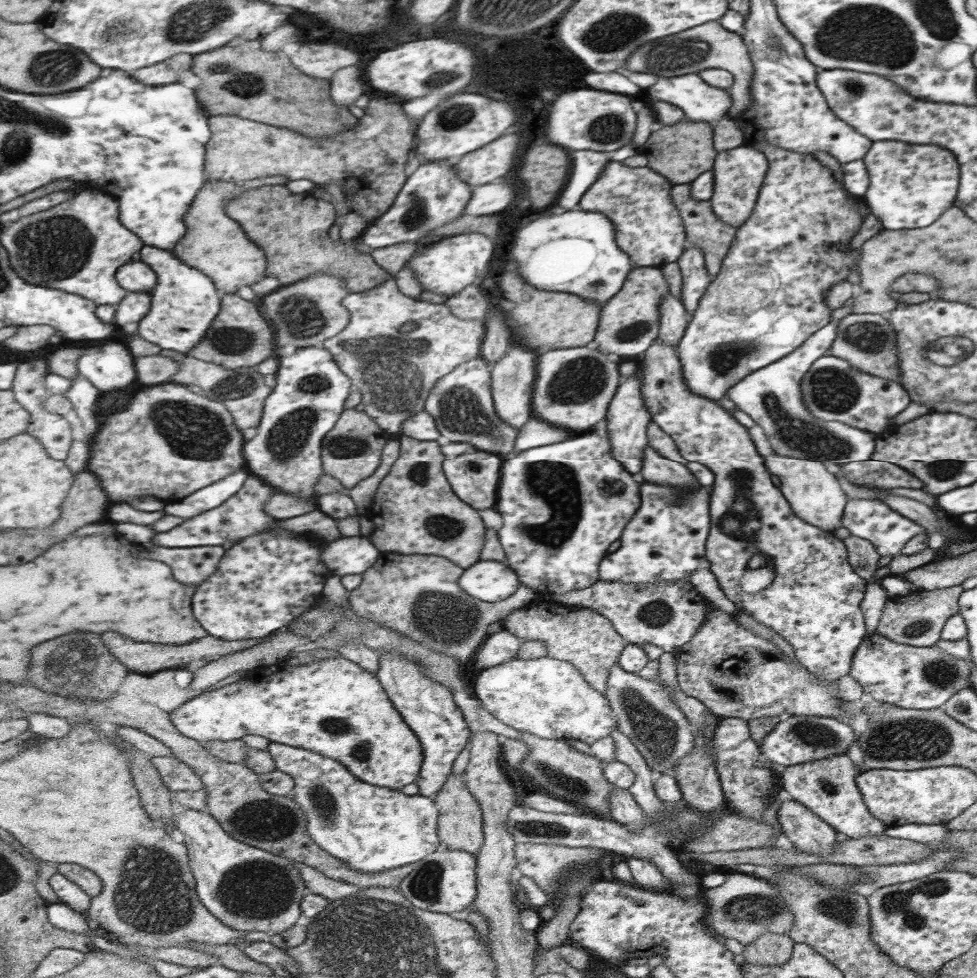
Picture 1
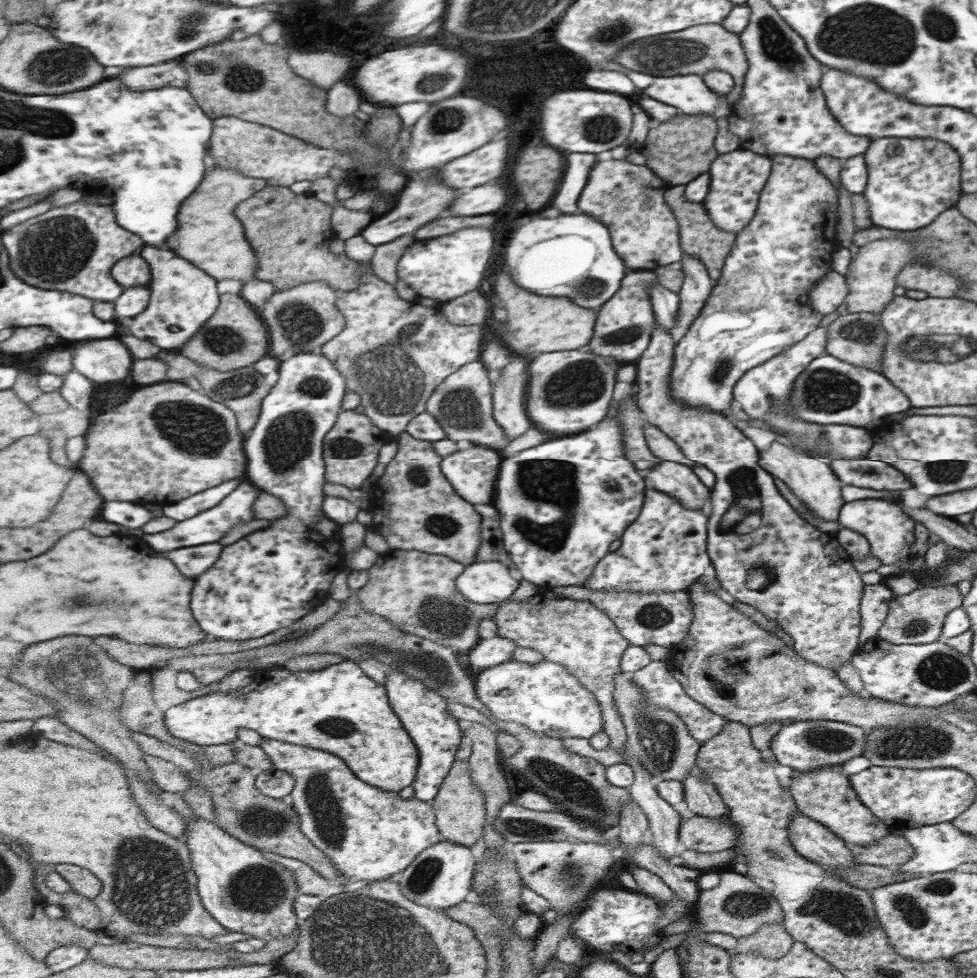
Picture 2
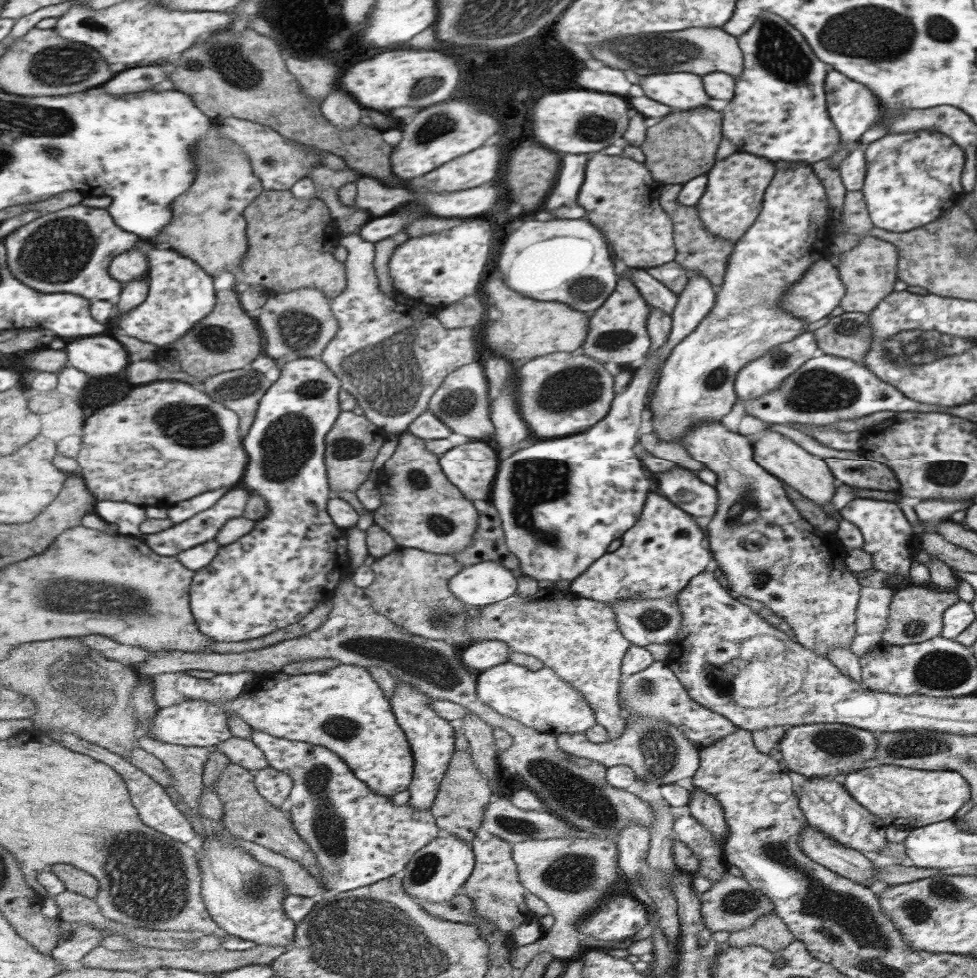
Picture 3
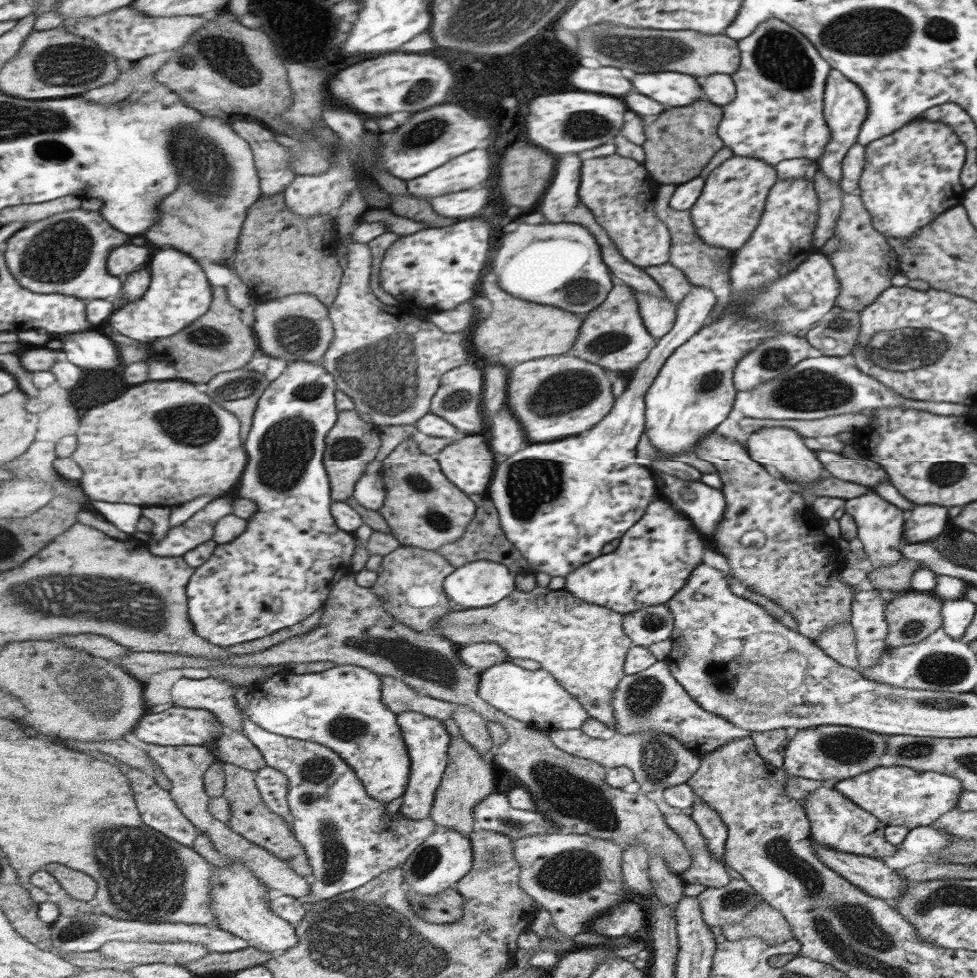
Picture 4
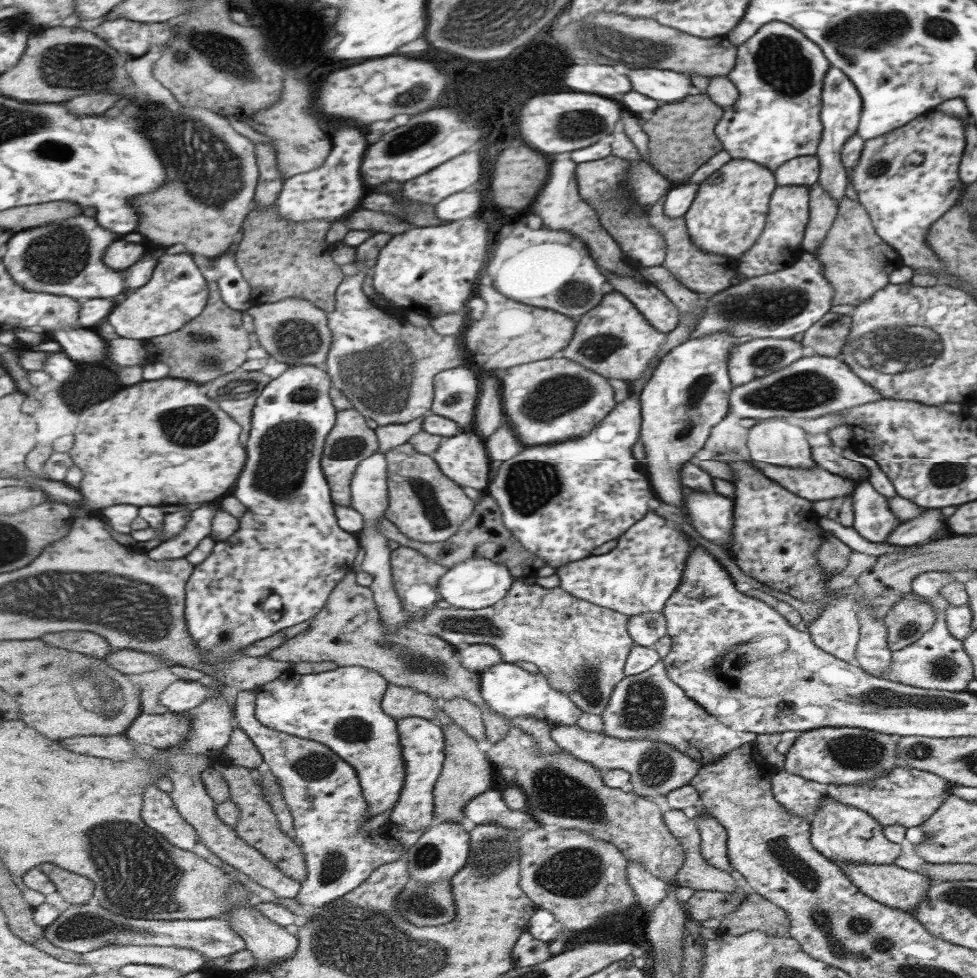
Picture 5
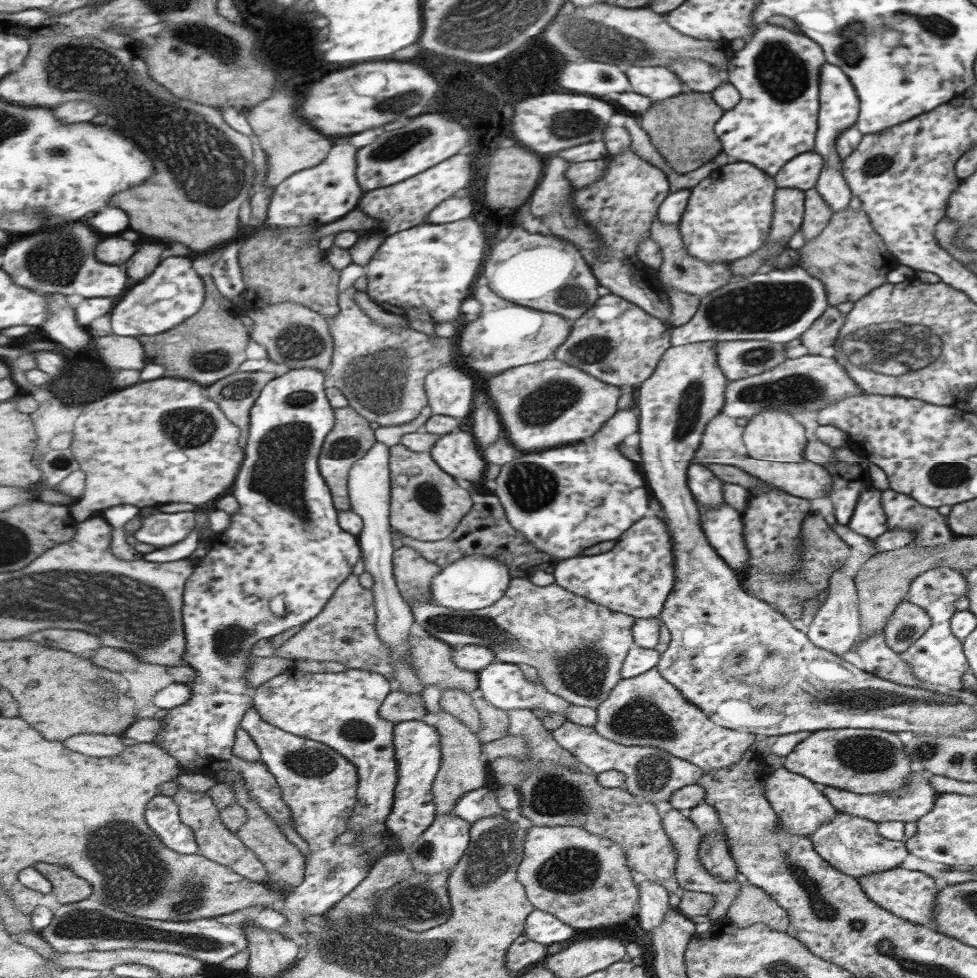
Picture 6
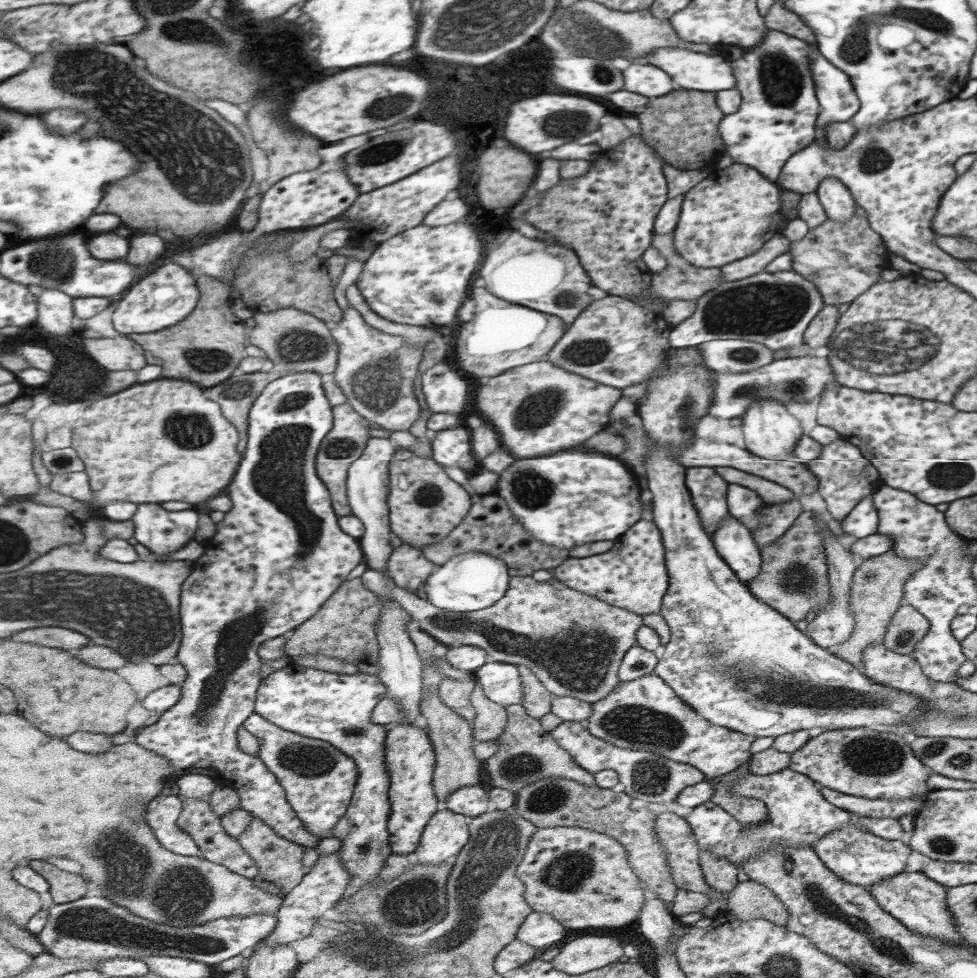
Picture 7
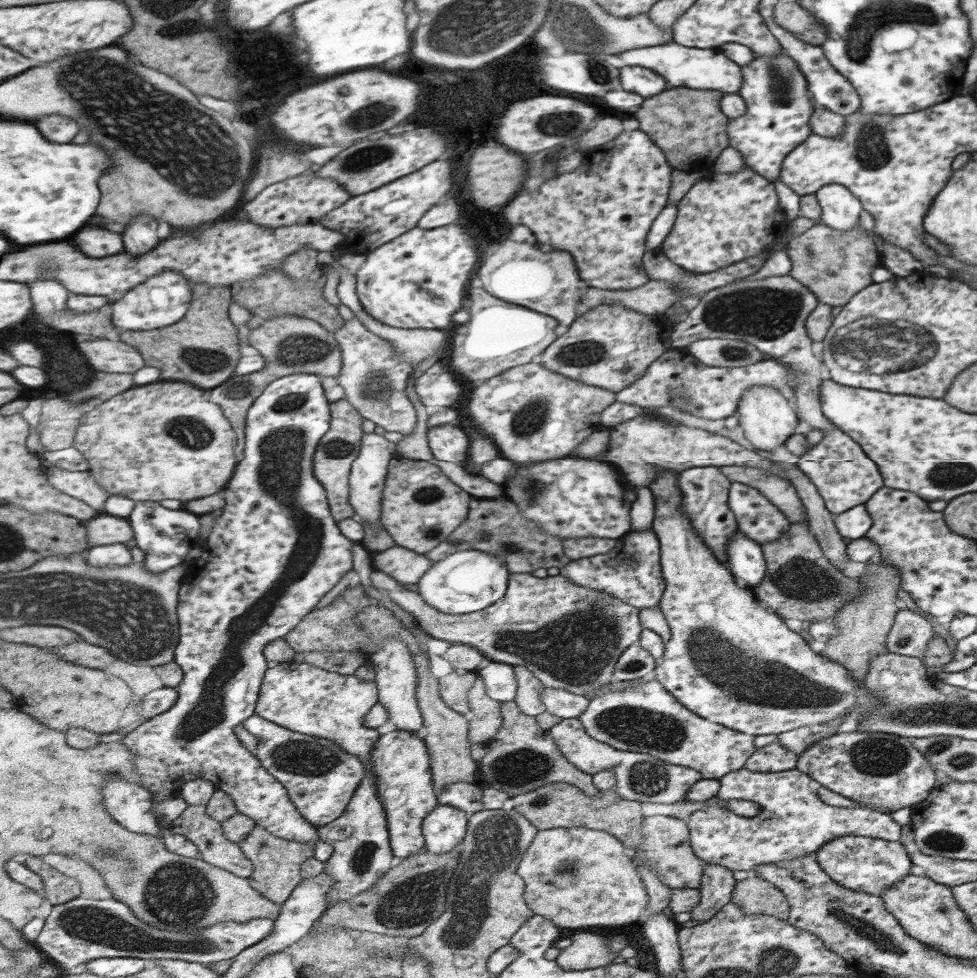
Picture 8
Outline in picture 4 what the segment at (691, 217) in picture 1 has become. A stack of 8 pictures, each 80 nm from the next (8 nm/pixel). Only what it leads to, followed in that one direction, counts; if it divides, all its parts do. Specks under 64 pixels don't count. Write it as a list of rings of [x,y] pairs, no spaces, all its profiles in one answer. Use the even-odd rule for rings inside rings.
[[[662,184],[655,194],[653,214],[659,222],[663,223],[670,234],[669,264],[678,268],[687,277],[691,286],[700,286],[711,289],[716,299],[723,299],[730,292],[728,270],[732,263],[732,252],[726,248],[714,247],[705,244],[694,231],[688,210],[671,210],[667,206],[676,184]]]

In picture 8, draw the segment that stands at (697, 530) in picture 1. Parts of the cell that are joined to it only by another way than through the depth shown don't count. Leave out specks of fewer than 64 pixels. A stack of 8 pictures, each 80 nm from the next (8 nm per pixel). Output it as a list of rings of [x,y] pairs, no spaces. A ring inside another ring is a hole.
[[[653,528],[628,531],[618,538],[618,544],[613,550],[606,554],[572,560],[567,566],[558,568],[559,575],[579,587],[601,591],[641,611],[657,607],[662,600],[665,584],[661,576],[659,552],[658,538]]]

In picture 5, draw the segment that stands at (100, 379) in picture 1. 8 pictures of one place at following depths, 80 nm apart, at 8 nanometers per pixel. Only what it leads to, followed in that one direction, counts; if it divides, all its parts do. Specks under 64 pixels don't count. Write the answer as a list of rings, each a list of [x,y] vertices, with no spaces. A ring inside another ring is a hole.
[[[65,328],[65,330],[57,330],[53,336],[63,346],[63,350],[69,354],[69,358],[73,358],[75,362],[93,364],[109,358],[107,342],[93,330]]]

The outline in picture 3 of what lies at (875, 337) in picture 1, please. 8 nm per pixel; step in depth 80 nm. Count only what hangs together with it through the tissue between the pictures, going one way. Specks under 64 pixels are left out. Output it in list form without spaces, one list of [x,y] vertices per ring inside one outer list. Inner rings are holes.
[[[842,313],[829,317],[823,326],[813,332],[818,344],[818,353],[827,353],[858,363],[867,354],[869,342],[872,341],[868,313],[865,313],[865,320],[861,322],[851,318],[851,314]]]

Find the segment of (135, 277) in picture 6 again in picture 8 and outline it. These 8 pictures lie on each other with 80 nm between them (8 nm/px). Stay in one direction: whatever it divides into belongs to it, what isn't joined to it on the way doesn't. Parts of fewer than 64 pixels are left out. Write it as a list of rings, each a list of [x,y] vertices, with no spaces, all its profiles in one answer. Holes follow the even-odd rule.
[[[151,216],[135,218],[131,222],[131,226],[123,234],[127,252],[131,252],[131,254],[147,254],[147,252],[155,250],[161,244],[157,228],[159,228],[159,224]]]

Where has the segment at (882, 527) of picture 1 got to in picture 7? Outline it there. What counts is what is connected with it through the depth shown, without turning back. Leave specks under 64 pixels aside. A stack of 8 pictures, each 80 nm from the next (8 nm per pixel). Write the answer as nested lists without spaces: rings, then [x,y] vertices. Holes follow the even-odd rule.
[[[872,495],[863,498],[851,509],[850,514],[839,522],[845,534],[859,539],[876,533],[878,516],[873,506]]]

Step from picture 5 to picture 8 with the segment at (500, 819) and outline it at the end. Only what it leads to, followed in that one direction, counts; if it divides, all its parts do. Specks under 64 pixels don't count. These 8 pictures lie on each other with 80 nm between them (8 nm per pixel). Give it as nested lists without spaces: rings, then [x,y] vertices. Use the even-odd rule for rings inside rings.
[[[454,782],[450,786],[446,786],[443,790],[437,790],[437,792],[440,804],[449,804],[469,814],[479,812],[482,809],[482,790],[477,785],[469,782]]]

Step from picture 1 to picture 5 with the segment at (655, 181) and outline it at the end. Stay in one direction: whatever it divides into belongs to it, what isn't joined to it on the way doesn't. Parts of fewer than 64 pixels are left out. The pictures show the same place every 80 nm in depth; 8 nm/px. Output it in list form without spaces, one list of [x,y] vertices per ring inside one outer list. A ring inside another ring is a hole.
[[[613,155],[599,160],[580,162],[576,164],[575,174],[579,196],[589,205],[597,215],[600,226],[603,227],[618,244],[620,251],[636,266],[652,267],[661,265],[665,256],[665,241],[657,229],[649,226],[648,216],[637,216],[636,208],[622,197],[618,188],[628,179],[630,162]]]

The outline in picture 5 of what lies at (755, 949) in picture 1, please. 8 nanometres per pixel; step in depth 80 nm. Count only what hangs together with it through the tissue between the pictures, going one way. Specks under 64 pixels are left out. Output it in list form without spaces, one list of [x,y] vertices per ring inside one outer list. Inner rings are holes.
[[[746,893],[744,902],[724,915],[718,926],[725,934],[738,936],[750,930],[762,930],[771,936],[789,936],[790,920],[787,915],[760,894]]]

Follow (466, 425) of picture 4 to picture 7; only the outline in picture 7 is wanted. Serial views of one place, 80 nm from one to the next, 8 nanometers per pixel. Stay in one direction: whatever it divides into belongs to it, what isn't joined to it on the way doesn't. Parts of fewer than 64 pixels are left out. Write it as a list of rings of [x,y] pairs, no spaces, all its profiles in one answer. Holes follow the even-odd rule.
[[[436,364],[422,376],[422,393],[433,413],[463,414],[467,408],[467,380],[447,364]]]

